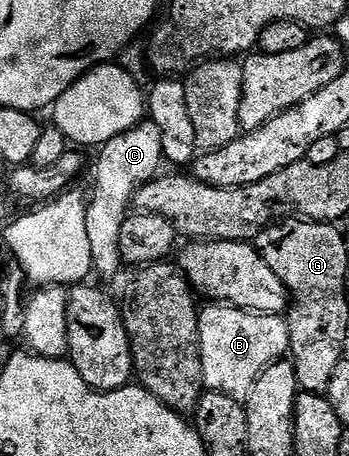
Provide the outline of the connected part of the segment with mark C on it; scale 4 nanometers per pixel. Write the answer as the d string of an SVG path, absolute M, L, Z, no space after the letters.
M142 121L130 131L119 133L119 137L111 137L111 141L101 146L98 155L101 156L97 159L97 188L93 191L93 199L91 195L88 200L85 220L94 272L109 279L123 270L119 233L123 229L123 221L130 214L135 192L143 184L156 179L162 170L163 141L152 121Z

